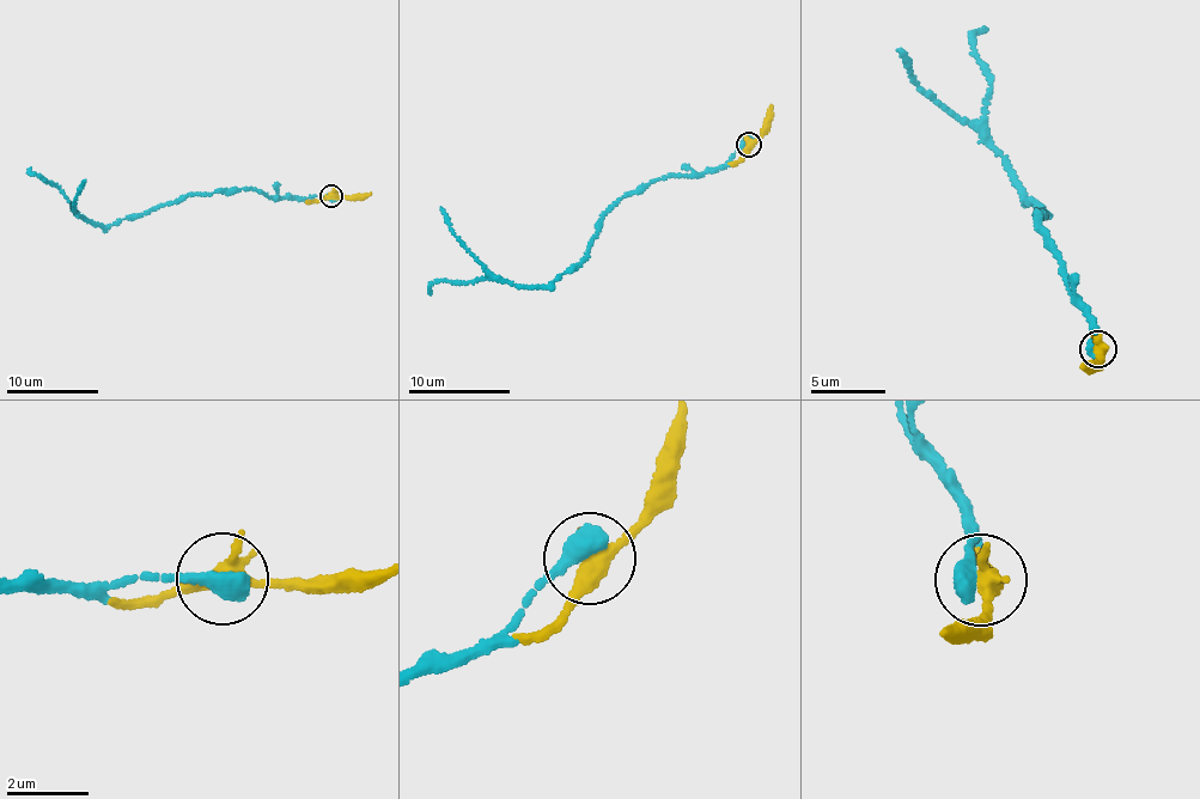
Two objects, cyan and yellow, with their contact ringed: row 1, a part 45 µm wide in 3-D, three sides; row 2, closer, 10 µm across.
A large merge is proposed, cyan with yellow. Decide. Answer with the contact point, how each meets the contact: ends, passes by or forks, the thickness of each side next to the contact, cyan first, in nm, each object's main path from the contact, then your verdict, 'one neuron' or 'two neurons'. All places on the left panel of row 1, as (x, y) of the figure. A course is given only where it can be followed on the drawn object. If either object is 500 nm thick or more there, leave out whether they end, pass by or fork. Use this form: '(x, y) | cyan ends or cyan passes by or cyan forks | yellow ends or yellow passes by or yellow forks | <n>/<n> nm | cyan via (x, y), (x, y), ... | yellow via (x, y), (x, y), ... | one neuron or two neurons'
(332, 196) | 550/400 nm | cyan via (332, 197), (273, 200), (242, 188), (190, 194), (101, 226), (74, 211), (74, 202), (84, 181) | yellow via (332, 197), (358, 199), (371, 193) | one neuron

